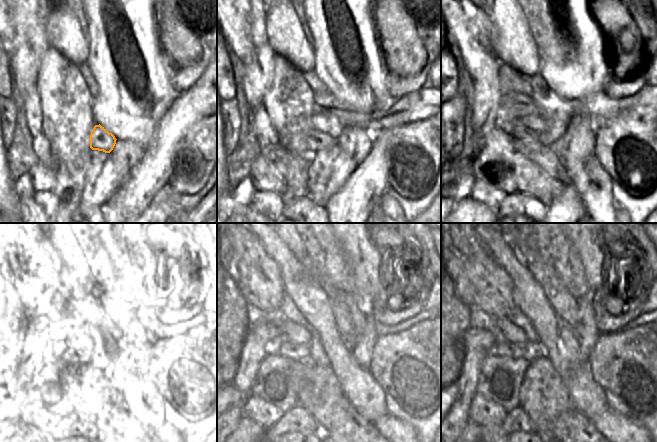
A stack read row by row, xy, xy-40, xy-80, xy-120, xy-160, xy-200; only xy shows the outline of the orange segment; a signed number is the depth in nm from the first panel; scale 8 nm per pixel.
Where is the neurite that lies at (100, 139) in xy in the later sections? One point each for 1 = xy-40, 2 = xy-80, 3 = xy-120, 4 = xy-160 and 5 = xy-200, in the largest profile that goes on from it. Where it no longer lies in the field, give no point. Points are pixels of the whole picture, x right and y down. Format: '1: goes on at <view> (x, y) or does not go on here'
1: goes on at xy-40 (317, 140)
2: goes on at xy-80 (520, 130)
3: goes on at xy-120 (76, 355)
4: goes on at xy-160 (288, 350)
5: goes on at xy-200 (505, 348)

